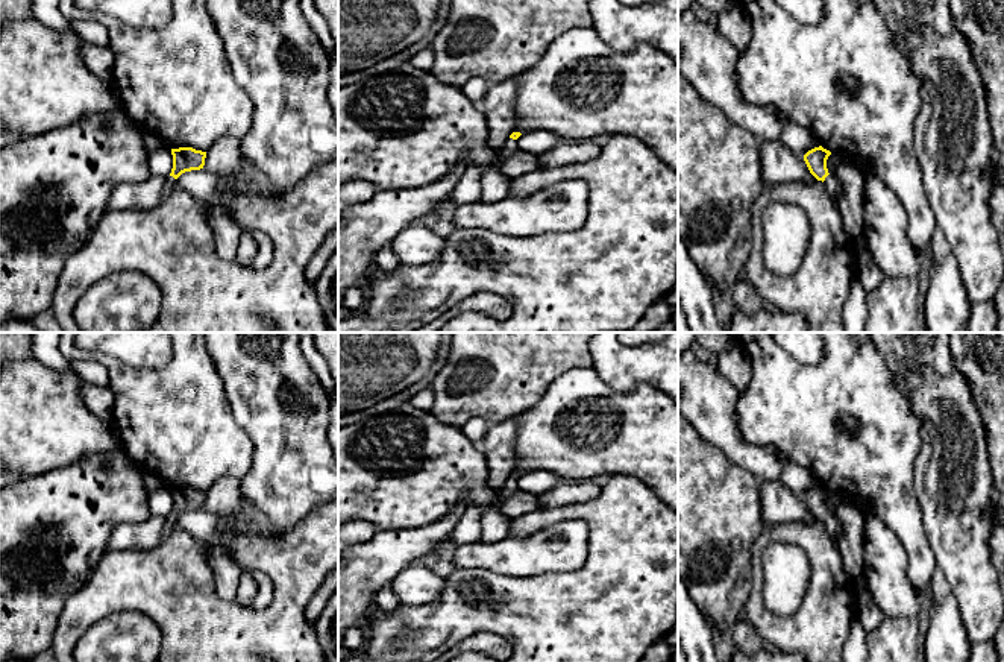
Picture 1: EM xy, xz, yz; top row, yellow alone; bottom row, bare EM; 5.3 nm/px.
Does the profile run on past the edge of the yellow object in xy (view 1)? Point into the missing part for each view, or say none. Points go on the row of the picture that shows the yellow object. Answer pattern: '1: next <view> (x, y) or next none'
1: next xy (170, 184)

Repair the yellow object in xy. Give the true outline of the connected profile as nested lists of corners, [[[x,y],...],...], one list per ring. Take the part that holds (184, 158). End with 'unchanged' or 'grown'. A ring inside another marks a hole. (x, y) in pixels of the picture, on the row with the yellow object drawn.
[[[193,147],[171,149],[173,169],[167,176],[167,182],[162,191],[162,200],[168,197],[170,191],[176,187],[177,178],[191,170],[200,170],[205,166],[206,152],[196,150]]] | grown

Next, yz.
[[[819,146],[819,147],[814,147],[814,149],[808,150],[804,155],[804,161],[805,161],[810,173],[817,181],[822,181],[824,182],[828,194],[834,200],[834,197],[840,191],[840,184],[839,184],[839,179],[834,175],[830,175],[828,173],[827,159],[828,159],[830,155],[831,155],[830,150],[827,150],[822,146]]] | grown

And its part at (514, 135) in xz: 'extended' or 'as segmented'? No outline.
extended

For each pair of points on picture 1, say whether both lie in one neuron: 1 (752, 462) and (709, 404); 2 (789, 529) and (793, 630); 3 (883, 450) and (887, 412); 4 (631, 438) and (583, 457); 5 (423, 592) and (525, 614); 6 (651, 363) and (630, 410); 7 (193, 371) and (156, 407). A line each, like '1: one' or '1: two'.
1: one
2: one
3: one
4: one
5: two
6: two
7: one

